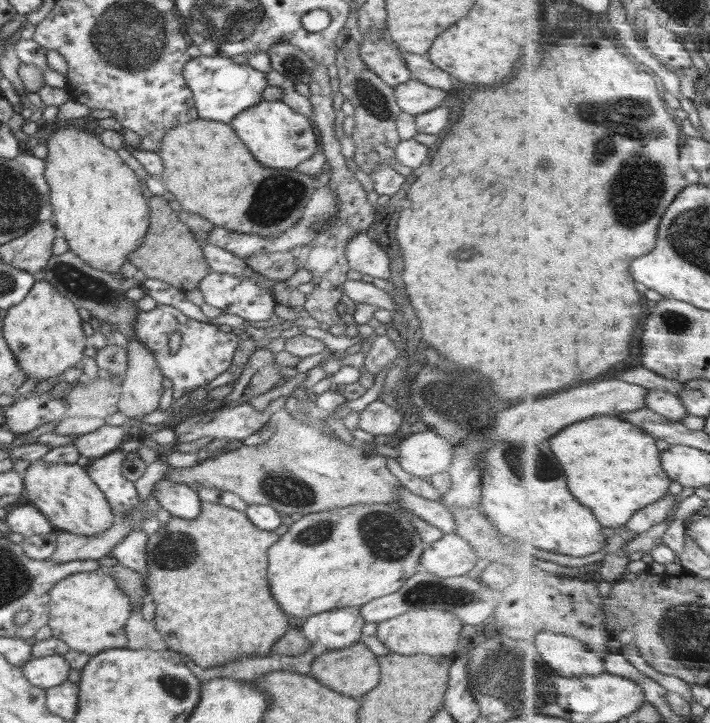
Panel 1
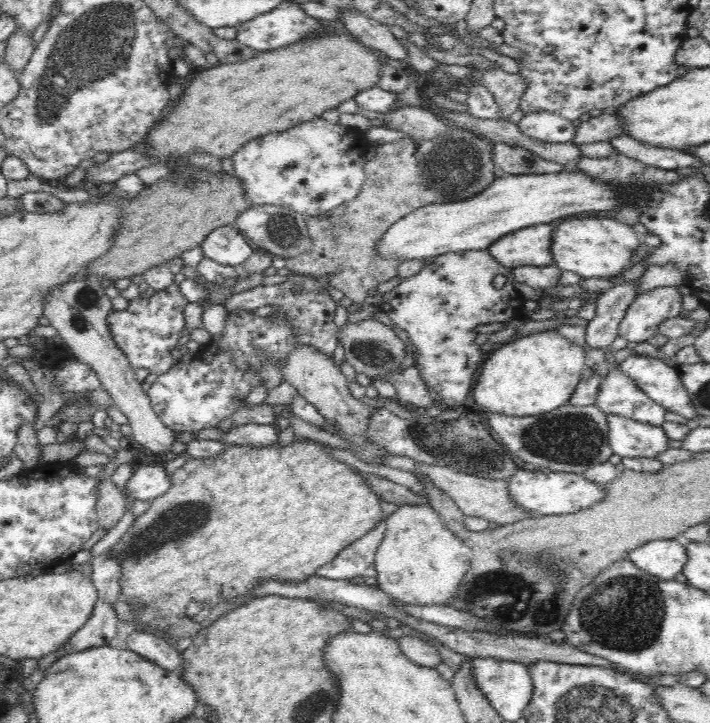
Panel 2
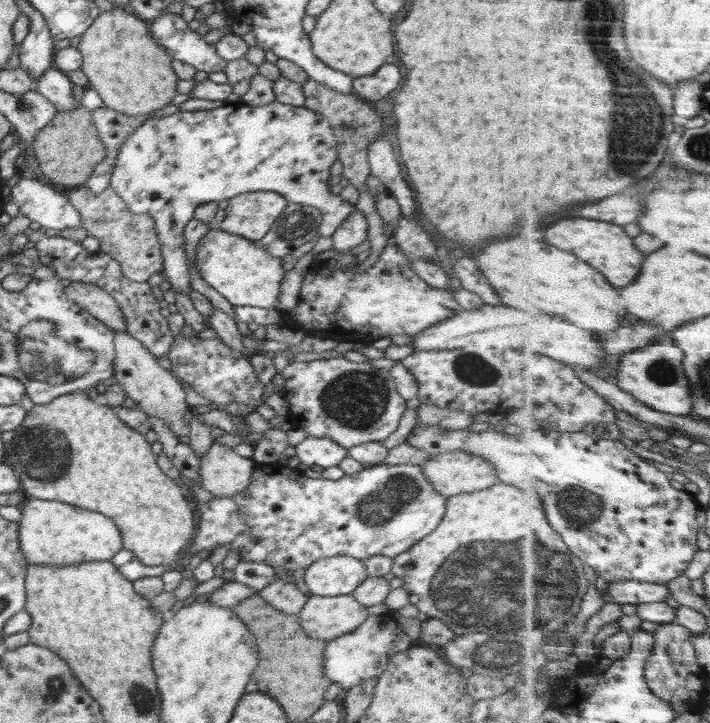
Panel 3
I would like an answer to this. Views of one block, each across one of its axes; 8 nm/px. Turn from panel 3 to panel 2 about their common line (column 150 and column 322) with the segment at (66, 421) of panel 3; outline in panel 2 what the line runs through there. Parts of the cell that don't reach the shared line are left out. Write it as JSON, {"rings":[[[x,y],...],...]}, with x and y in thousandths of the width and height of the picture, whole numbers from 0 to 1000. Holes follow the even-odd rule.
{"rings":[[[415,603],[411,614],[399,618],[392,611],[380,614],[380,617],[323,615],[310,631],[265,633],[256,646],[238,658],[239,675],[230,685],[214,690],[211,701],[203,711],[189,718],[189,723],[169,744],[169,750],[158,755],[151,765],[152,770],[166,773],[172,795],[169,797],[172,824],[185,838],[185,845],[190,849],[189,855],[197,863],[210,863],[214,871],[218,869],[223,874],[231,871],[242,882],[254,884],[262,889],[282,871],[315,852],[318,846],[324,846],[351,831],[363,808],[370,804],[427,805],[431,799],[446,795],[446,787],[468,777],[487,755],[493,755],[496,750],[501,750],[513,739],[518,739],[527,728],[532,728],[532,722],[546,719],[546,714],[539,711],[538,701],[535,701],[538,698],[537,689],[514,668],[504,650],[475,635],[468,635],[455,618],[459,615],[437,607],[434,610],[425,610],[425,607],[434,606]],[[268,833],[290,833],[296,838],[293,852],[283,860],[272,860],[262,851],[262,840],[268,838]]]}

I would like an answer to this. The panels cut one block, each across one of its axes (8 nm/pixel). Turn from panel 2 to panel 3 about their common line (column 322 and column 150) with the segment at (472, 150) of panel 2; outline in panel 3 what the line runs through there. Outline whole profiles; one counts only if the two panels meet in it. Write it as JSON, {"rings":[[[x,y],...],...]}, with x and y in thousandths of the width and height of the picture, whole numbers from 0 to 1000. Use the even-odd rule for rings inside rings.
{"rings":[[[114,257],[103,259],[93,266],[94,278],[113,295],[114,313],[127,326],[138,329],[141,333],[139,346],[154,351],[161,360],[169,364],[173,380],[186,390],[206,390],[214,379],[230,373],[228,353],[225,349],[225,336],[218,320],[217,303],[208,295],[183,293],[182,285],[162,267],[158,257],[141,268],[132,268],[124,260]]]}

